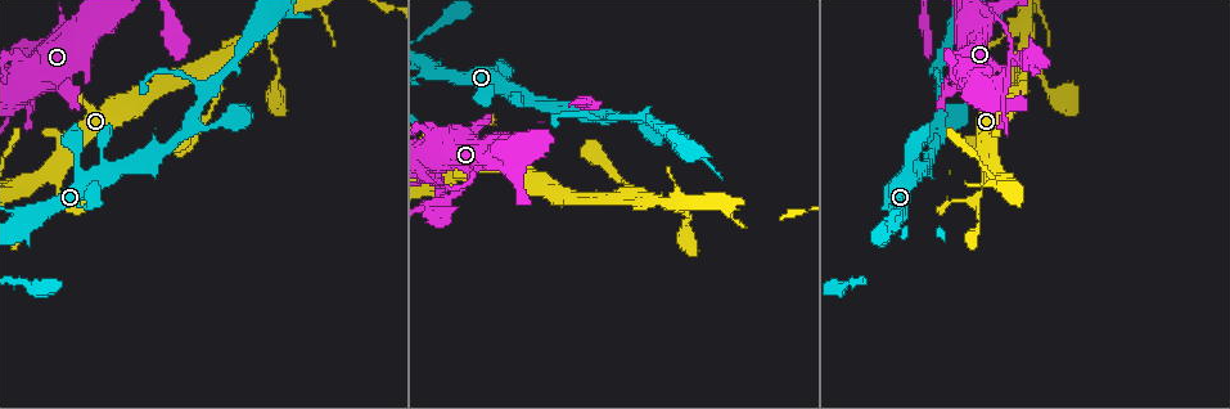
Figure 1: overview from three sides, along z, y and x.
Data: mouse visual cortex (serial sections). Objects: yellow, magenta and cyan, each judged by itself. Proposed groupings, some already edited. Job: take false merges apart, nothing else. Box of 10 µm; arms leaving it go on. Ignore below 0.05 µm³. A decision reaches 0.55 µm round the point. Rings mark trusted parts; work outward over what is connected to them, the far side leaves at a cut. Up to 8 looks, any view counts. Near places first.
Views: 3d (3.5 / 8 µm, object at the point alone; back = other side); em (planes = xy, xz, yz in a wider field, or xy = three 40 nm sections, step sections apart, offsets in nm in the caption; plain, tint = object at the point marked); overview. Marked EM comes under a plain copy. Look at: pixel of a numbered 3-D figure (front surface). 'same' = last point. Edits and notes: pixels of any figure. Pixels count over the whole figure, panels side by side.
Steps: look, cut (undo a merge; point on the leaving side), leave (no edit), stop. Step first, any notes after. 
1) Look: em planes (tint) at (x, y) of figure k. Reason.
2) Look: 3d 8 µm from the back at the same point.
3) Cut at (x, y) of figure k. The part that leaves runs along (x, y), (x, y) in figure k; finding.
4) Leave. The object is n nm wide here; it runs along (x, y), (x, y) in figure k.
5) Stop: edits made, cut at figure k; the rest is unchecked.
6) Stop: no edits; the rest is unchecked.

Look: em xy step 3 (tint) at (976, 199) of figure 1. Abrupt turn.

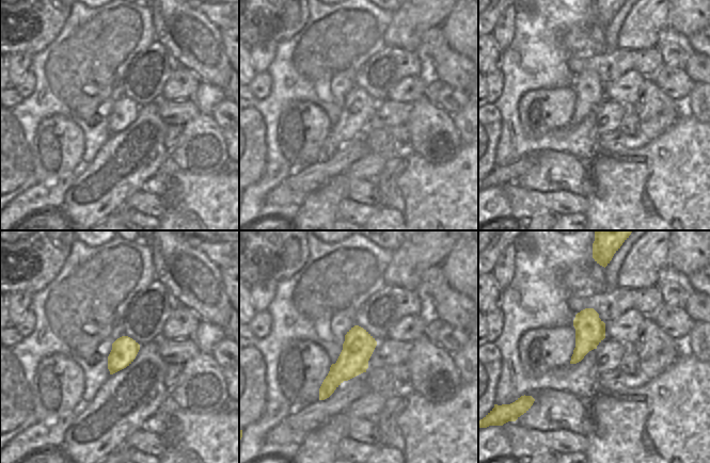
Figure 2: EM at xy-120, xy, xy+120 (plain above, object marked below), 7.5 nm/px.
Look: 3d 3.5 µm at the same point.

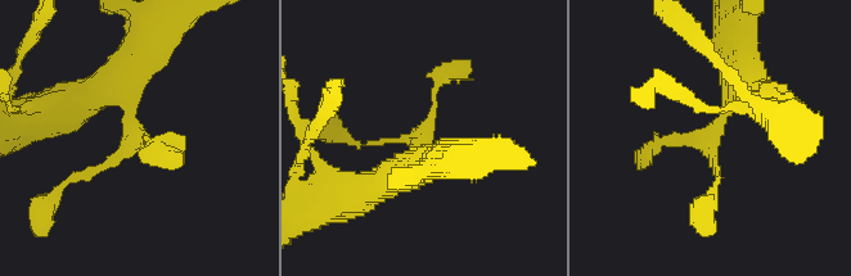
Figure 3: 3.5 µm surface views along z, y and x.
Leave. It runs along (129, 62), (133, 140), (66, 184) in figure 3; all the same cell.

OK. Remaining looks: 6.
Look: 3d 3.5 µm at (1024, 60) of figure 1. Sharp bend.

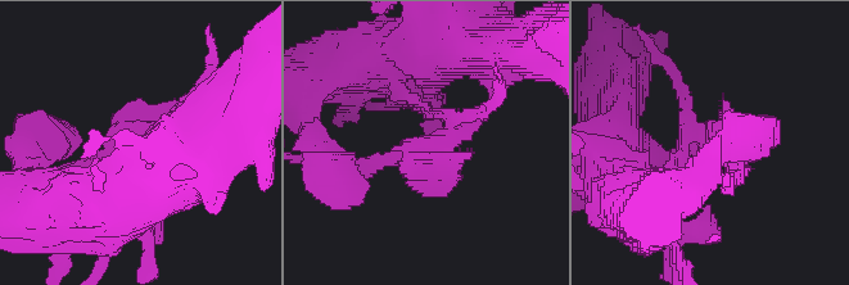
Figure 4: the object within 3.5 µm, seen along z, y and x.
Look: em xy step 3 (tint) at (446, 143) of figure 4. Shape alone is not enough.

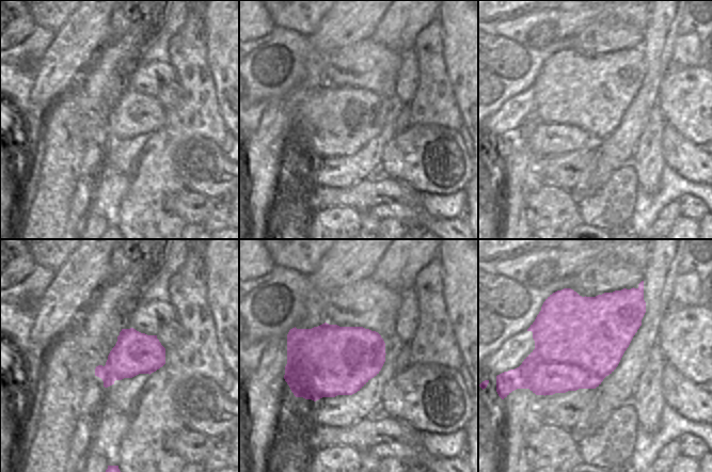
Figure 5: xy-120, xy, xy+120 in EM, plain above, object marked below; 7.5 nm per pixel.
Look: em xy step 5 (tint) at the same point. Cut it another way.

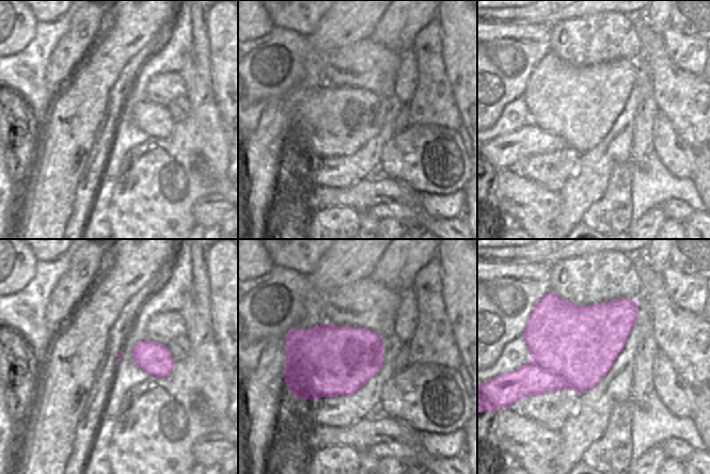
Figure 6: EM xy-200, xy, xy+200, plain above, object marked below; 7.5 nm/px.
Cut at (683, 91) of figure 4. Two cells meet here.

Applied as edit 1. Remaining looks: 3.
Look: overview. Redraw.

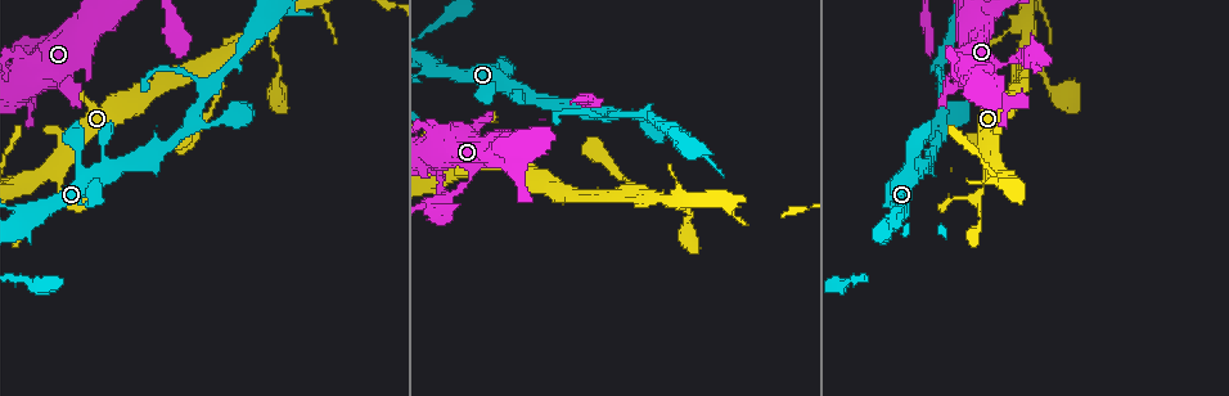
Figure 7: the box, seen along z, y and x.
Look: 3d 3.5 µm at (672, 199) of figure 7. Arms part here.

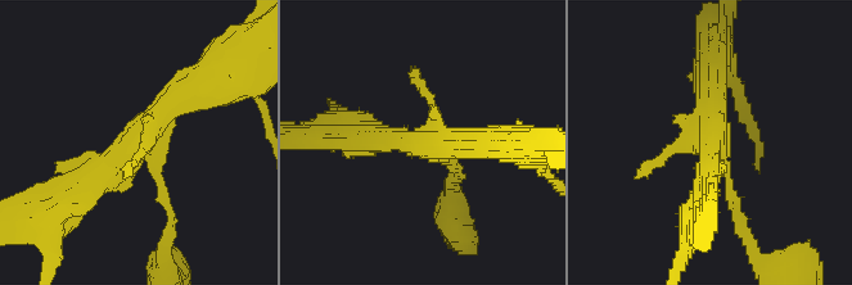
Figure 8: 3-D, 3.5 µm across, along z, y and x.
Look: em planes (tint) at (426, 143) of figure 8. Shape alone is not enough.

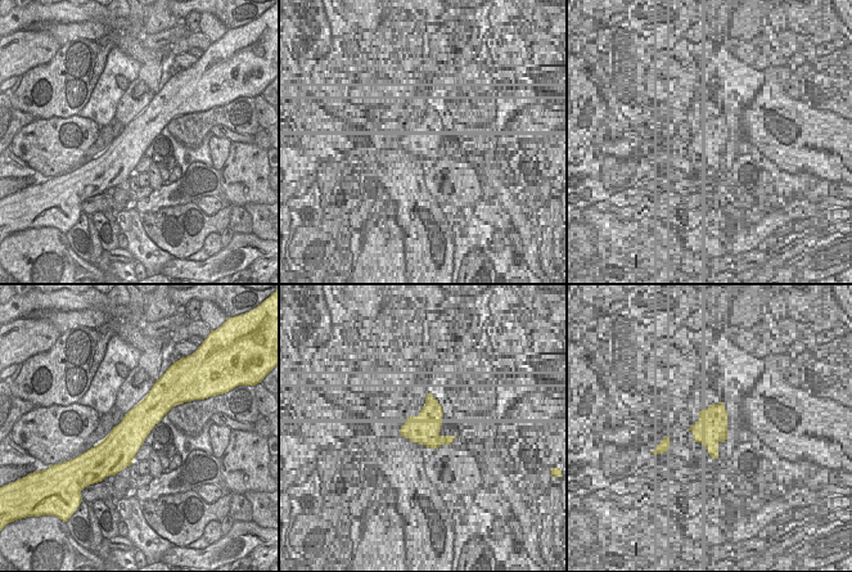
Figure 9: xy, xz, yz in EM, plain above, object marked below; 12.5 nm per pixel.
Leave. It runs along (68, 202), (203, 76) in figure 8; one cell here.

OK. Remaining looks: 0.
Stop: edits made, cut at figure 4; the rest is unchecked.

